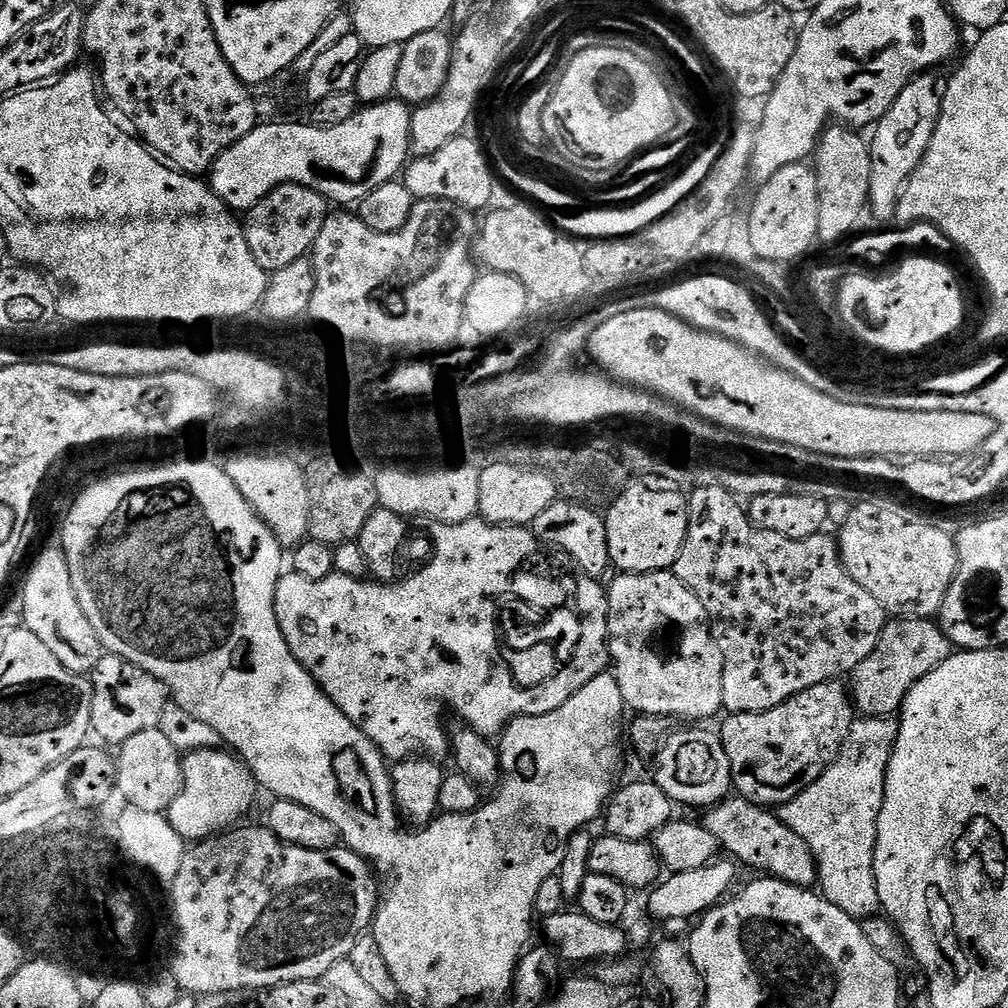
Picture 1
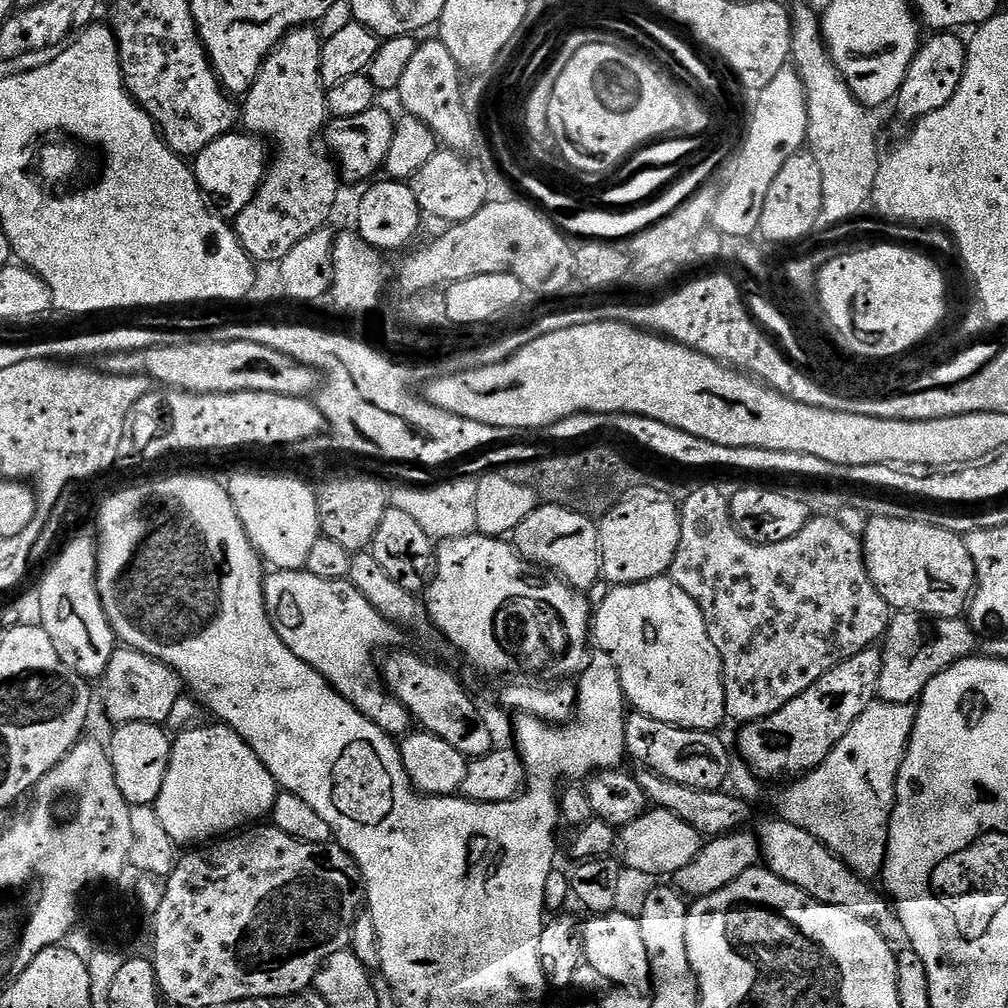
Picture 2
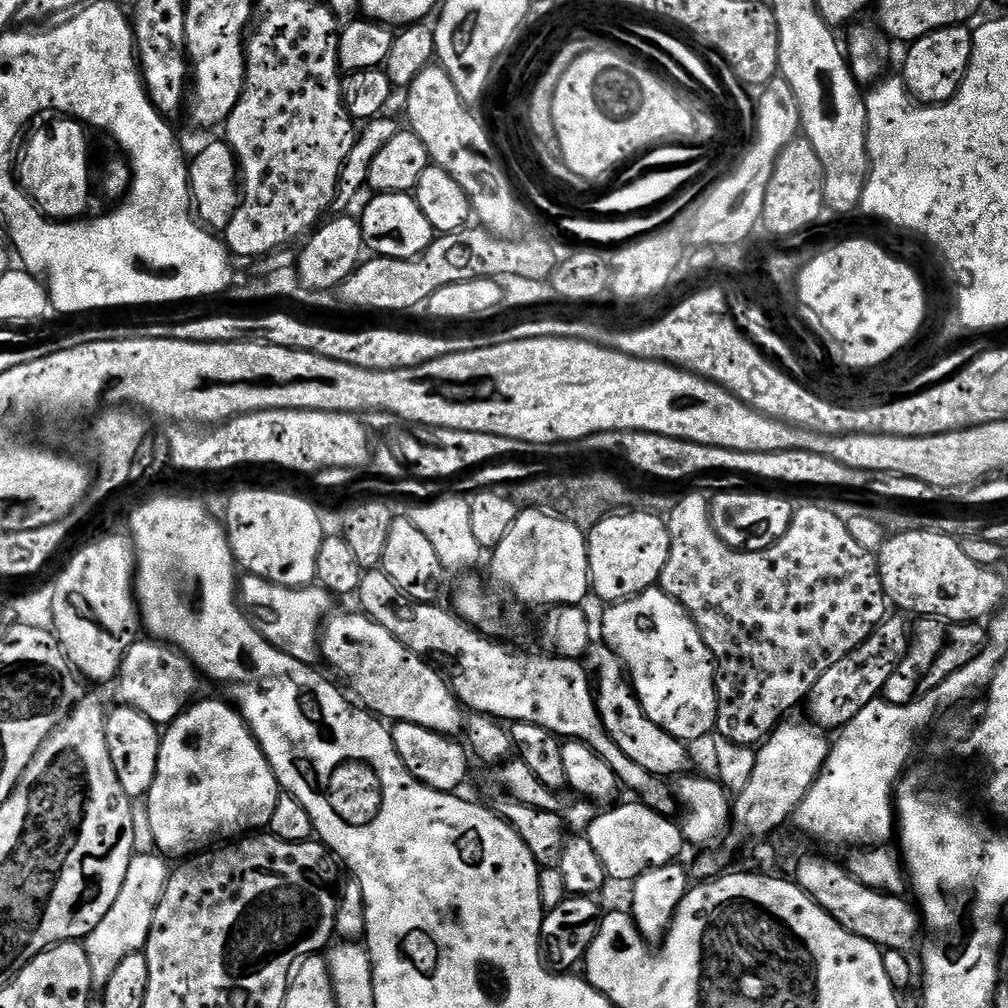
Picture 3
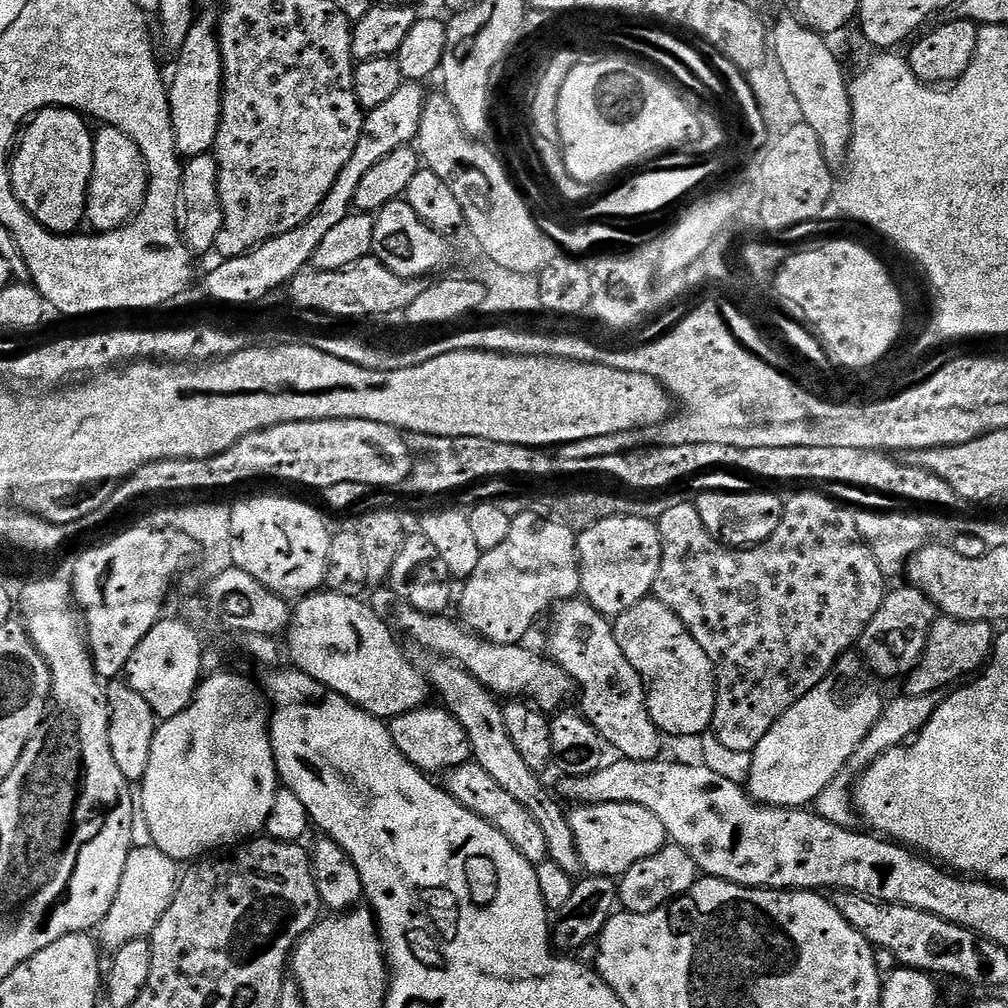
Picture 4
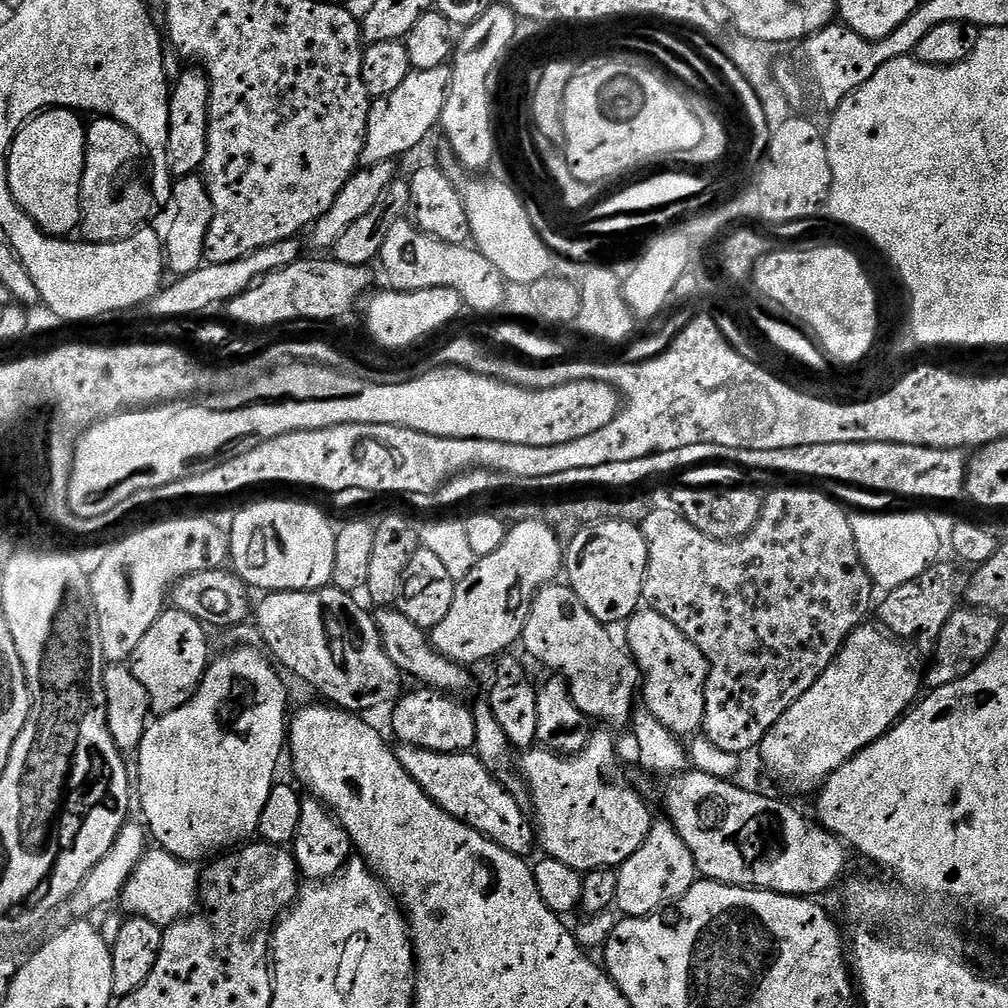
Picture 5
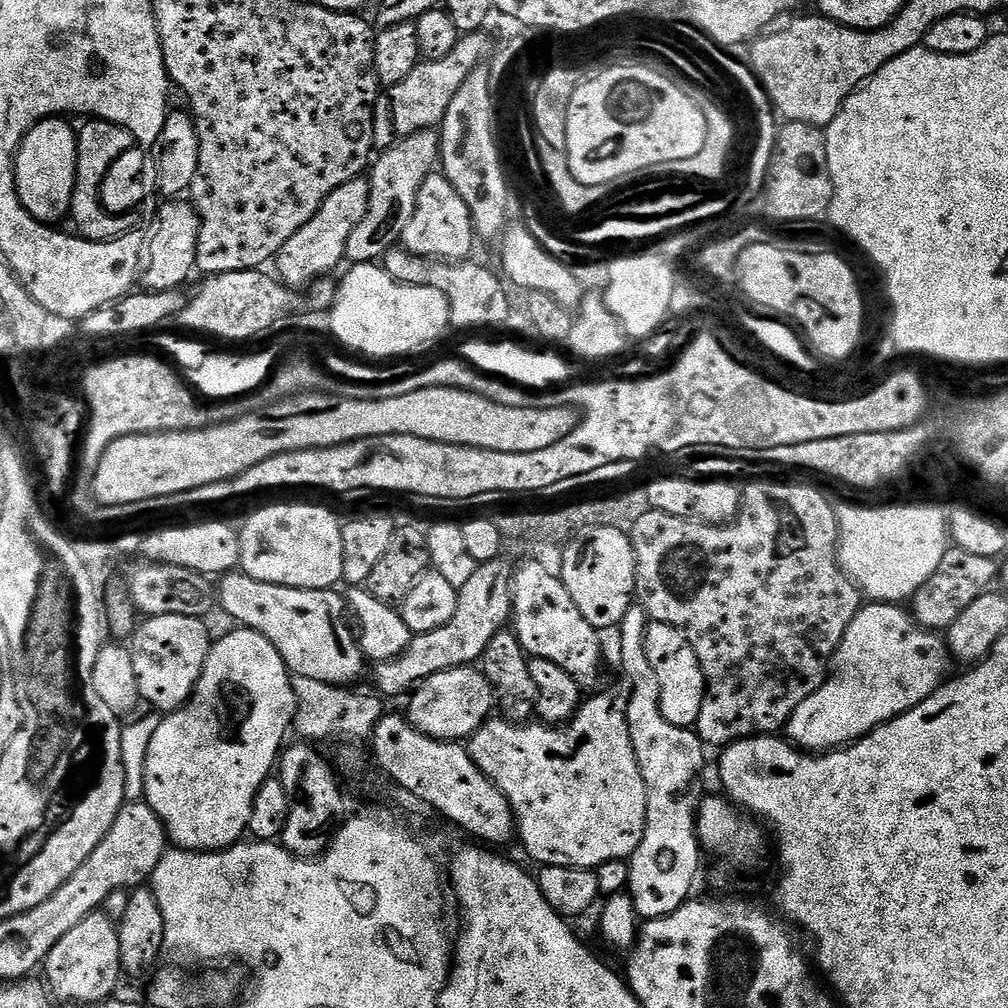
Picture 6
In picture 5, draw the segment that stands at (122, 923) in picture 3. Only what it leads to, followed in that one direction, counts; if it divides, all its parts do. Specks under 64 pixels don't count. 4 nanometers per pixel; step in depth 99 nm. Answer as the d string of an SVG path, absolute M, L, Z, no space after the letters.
M163 850L149 851L146 859L137 866L124 887L123 903L128 903L129 913L132 916L141 916L161 926L175 924L197 907L201 873L198 868L196 872L196 868L195 863L179 860L178 857Z

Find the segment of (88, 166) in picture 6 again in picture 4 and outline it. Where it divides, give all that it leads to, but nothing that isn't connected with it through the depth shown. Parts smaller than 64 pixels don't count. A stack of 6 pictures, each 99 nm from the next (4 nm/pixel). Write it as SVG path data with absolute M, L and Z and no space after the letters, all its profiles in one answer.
M103 125L95 131L92 174L87 192L85 221L97 233L113 232L128 223L144 205L148 193L148 168L133 139L117 127Z

